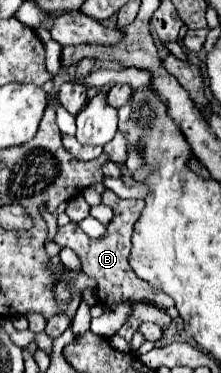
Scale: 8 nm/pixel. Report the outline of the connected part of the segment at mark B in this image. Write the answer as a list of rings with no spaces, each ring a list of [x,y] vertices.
[[[106,189],[102,193],[102,203],[106,203],[108,207],[114,209],[114,219],[108,225],[108,231],[106,231],[106,235],[102,239],[94,241],[76,223],[68,223],[68,225],[58,229],[54,241],[58,245],[62,245],[62,247],[70,247],[78,255],[78,259],[82,263],[82,271],[88,277],[96,279],[96,297],[98,297],[102,307],[109,307],[124,301],[130,301],[135,305],[142,303],[142,300],[148,300],[158,307],[164,307],[164,309],[172,307],[174,301],[166,293],[162,293],[160,289],[150,287],[146,281],[136,277],[136,273],[130,269],[130,263],[128,263],[134,223],[140,219],[140,213],[144,209],[144,201],[142,199],[120,199],[114,191]]]

